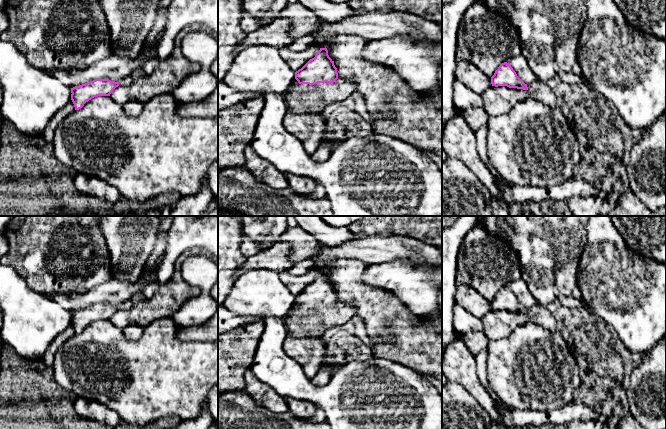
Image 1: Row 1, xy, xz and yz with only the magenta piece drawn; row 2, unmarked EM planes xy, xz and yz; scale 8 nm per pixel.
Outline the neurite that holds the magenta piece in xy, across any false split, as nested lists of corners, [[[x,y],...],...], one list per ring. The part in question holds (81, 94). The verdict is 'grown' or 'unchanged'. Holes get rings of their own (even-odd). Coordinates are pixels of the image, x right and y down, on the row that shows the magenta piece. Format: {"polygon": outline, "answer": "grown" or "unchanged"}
{"polygon": [[[95,79],[85,84],[71,88],[71,100],[75,110],[81,109],[86,102],[97,96],[110,96],[119,82],[109,79]]], "answer": "unchanged"}

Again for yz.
{"polygon": [[[502,63],[491,77],[492,86],[507,86],[509,88],[517,88],[528,90],[527,84],[525,84],[509,65],[509,63]]], "answer": "unchanged"}

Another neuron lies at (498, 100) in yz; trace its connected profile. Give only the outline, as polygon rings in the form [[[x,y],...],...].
[[[491,86],[482,94],[483,109],[489,116],[508,113],[518,102],[531,98],[528,90],[509,88],[507,86]]]

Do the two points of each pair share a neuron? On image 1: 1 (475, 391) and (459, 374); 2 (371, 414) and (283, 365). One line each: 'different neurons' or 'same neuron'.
1: same neuron
2: same neuron

